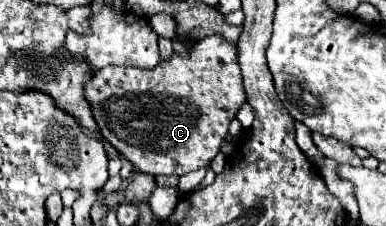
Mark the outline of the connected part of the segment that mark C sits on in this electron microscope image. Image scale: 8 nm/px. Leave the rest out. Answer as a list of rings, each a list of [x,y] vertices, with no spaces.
[[[213,34],[197,40],[187,56],[182,57],[174,52],[169,60],[161,60],[153,70],[105,66],[85,84],[85,98],[91,104],[91,112],[101,136],[113,144],[115,150],[139,172],[151,176],[181,176],[199,170],[209,166],[213,156],[219,152],[219,146],[227,136],[229,122],[245,102],[241,68],[237,62],[237,44],[225,40],[221,34]]]

